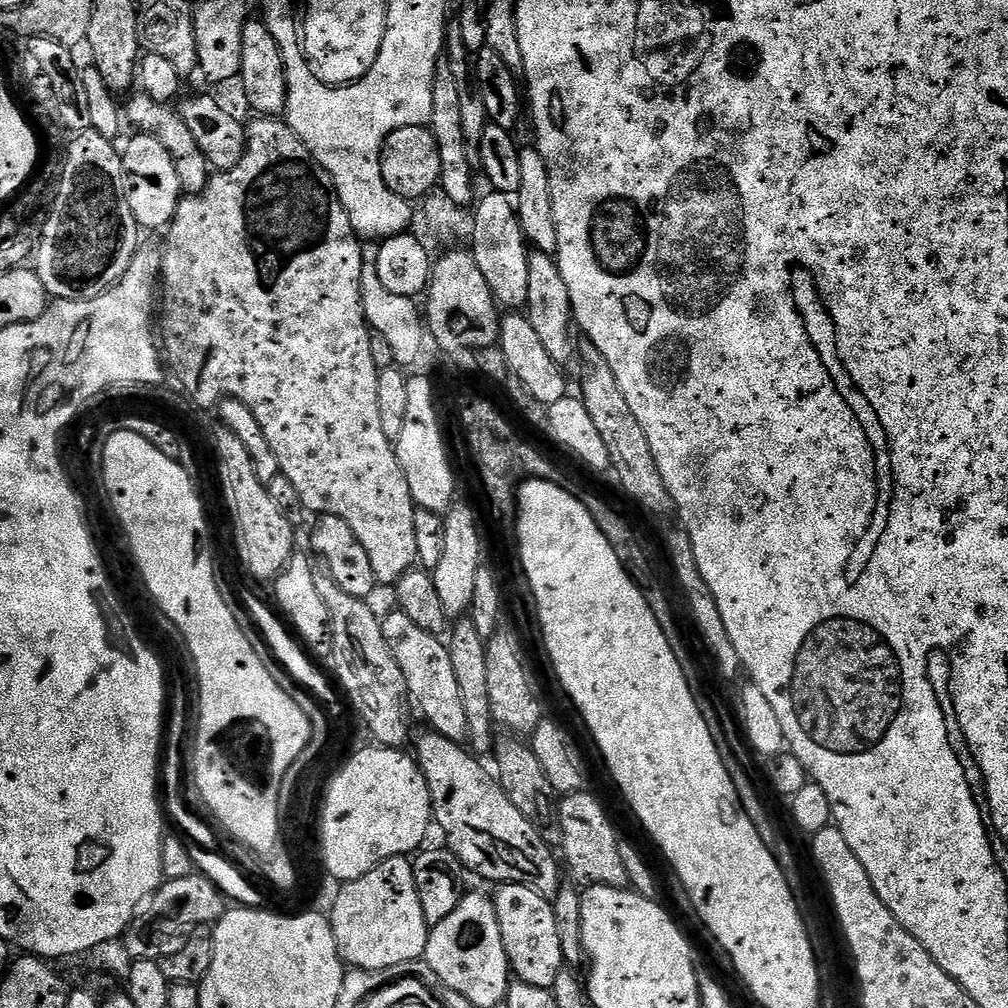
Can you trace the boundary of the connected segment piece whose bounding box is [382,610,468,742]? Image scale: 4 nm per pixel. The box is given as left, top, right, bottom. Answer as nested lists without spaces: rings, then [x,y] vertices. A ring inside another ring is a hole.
[[[393,610],[388,617],[385,615],[382,623],[390,654],[394,654],[394,662],[398,662],[402,678],[406,678],[409,697],[428,719],[427,727],[451,740],[463,741],[468,735],[466,706],[462,704],[462,690],[458,688],[458,677],[450,663],[448,644],[440,641],[441,637],[437,633],[422,630],[422,626],[399,610]]]

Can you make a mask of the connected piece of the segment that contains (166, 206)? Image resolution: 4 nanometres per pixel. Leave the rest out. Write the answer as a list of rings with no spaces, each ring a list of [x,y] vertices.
[[[136,134],[133,137],[133,140],[122,148],[126,202],[130,202],[130,210],[141,229],[167,229],[182,199],[174,158],[158,138],[143,134]]]

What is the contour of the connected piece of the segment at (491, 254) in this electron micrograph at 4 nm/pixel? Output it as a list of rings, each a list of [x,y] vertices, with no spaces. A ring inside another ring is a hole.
[[[495,190],[489,193],[480,202],[478,200],[473,209],[475,222],[470,250],[497,303],[508,310],[520,310],[528,298],[528,243],[522,234],[513,199],[507,193]]]

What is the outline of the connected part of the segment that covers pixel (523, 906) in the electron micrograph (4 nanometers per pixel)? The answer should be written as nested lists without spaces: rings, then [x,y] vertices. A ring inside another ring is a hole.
[[[496,884],[491,893],[492,901],[498,914],[498,926],[502,930],[502,946],[506,946],[506,958],[511,975],[522,982],[530,982],[530,986],[552,988],[558,974],[566,966],[562,945],[558,943],[558,925],[554,923],[554,910],[551,899],[538,890],[530,890],[530,886],[521,884]]]

